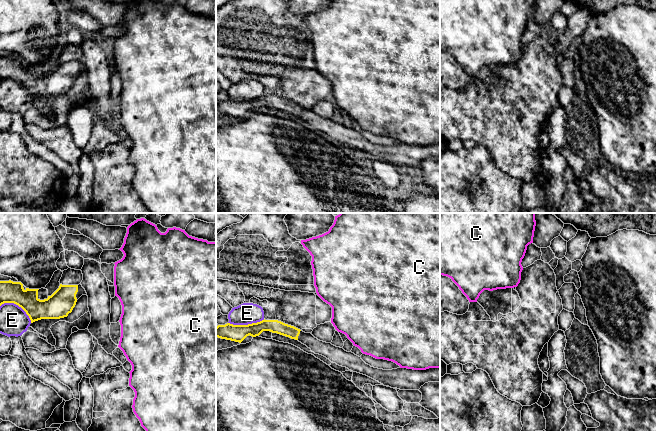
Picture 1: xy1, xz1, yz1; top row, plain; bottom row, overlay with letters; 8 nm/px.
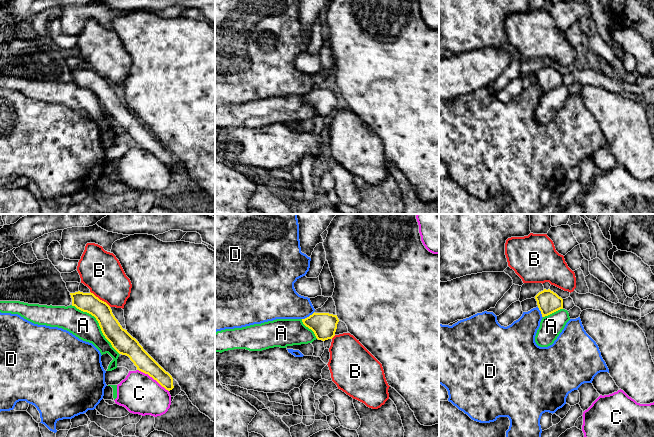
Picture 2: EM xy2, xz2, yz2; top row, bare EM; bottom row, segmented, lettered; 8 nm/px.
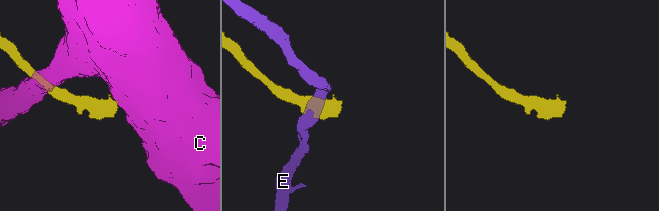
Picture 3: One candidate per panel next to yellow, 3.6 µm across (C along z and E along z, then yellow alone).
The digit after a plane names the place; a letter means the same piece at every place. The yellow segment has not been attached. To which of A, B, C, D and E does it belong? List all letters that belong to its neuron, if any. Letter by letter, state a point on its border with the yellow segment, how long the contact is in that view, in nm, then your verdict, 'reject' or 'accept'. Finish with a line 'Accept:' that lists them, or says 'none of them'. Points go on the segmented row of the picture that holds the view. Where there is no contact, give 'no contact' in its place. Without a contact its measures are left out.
A: meets yellow in xy2 at (99, 324); contact 550 nm long; reject
B: meets yellow in xy2 at (99, 299); contact 200 nm long; reject
C: meets yellow in xy2 at (153, 378); contact 320 nm long; reject
D: meets yellow in xz2 at (309, 316); contact 120 nm long; reject
E: meets yellow in xy1 at (18, 305); contact 300 nm long; reject
Accept: none of them

